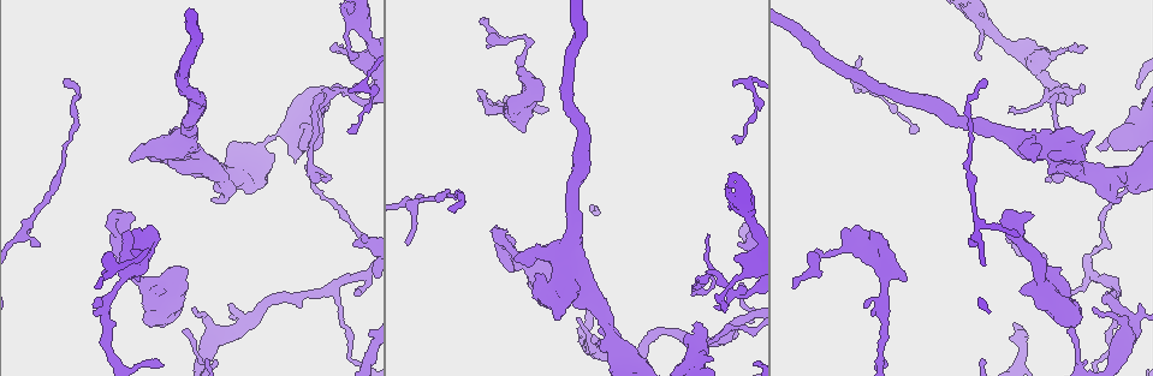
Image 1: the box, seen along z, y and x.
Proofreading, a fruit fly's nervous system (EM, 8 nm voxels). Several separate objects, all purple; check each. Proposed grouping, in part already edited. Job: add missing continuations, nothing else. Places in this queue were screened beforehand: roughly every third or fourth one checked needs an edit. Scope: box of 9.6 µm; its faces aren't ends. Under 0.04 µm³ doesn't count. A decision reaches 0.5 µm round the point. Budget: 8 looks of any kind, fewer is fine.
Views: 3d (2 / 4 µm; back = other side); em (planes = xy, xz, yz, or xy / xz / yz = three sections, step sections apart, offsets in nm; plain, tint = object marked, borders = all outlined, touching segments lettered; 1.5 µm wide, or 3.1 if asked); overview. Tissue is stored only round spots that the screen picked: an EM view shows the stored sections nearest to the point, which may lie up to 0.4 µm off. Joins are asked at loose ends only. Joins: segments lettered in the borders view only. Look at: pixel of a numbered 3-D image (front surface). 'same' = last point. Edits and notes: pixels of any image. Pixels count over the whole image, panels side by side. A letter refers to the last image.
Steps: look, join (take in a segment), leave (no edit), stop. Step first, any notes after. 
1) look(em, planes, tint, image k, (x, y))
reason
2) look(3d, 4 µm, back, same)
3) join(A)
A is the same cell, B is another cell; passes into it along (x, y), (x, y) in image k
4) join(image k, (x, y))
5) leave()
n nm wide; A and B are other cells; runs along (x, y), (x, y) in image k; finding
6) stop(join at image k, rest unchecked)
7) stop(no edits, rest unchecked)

look(3d, 4 µm, image 1, (1120, 199))
free end

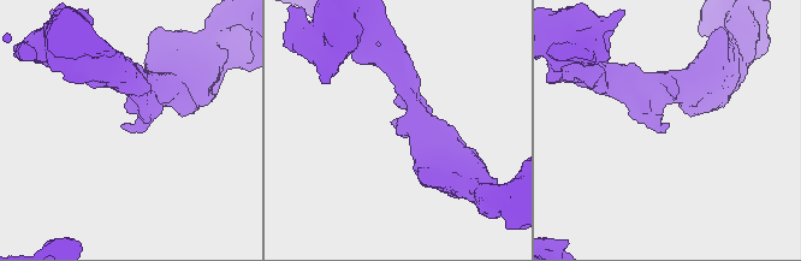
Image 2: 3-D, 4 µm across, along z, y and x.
look(em, planes, borders, image 2, (664, 125))
need the tissue

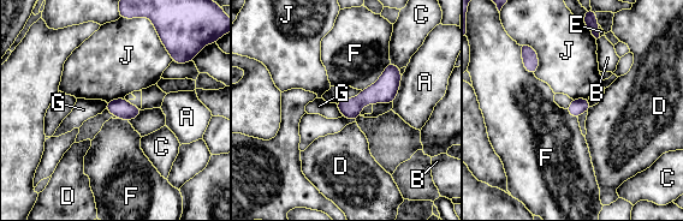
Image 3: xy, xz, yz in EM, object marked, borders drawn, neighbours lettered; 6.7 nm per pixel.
leave()
A, B, C, D, E, F, G and J are other cells; border along (523, 42), (536, 53), (535, 75) in image 3; none of them fits

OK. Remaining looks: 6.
look(em, planes, plain, image 1, (151, 325))
branch stops here

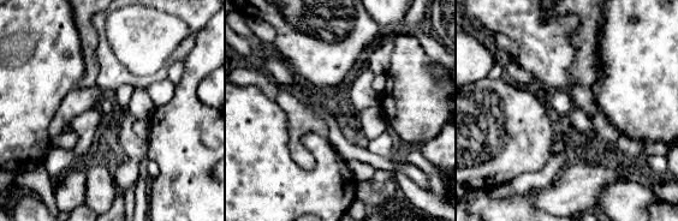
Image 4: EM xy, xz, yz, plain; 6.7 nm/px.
look(em, planes, borders, same)

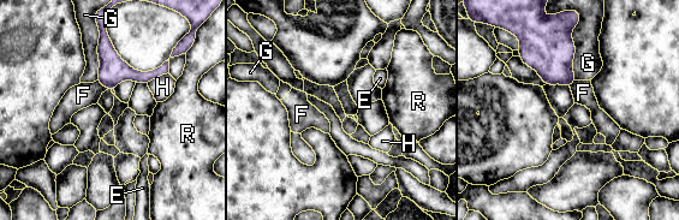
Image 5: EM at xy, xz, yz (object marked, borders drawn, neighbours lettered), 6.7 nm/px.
leave()
E, F, G, H and R are other cells; border along (96, 81), (107, 89) in image 5; no lettered segment goes on from it

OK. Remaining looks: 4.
look(3d, 2 µm, image 1, (793, 286))
long arm stops here

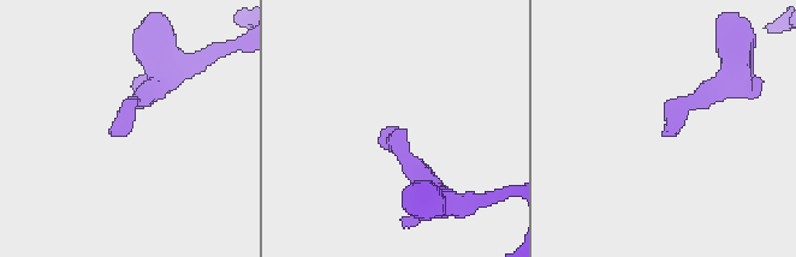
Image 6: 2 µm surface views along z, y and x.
look(em, 3.1 µm, xy, step 16, tint, image 6, (390, 126))
shape alone is not enough

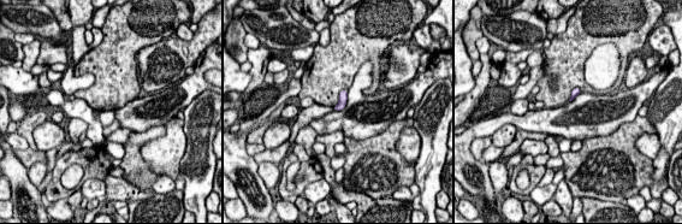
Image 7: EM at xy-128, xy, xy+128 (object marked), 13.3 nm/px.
look(em, 3.1 µm, planes, borders, same)
another direction

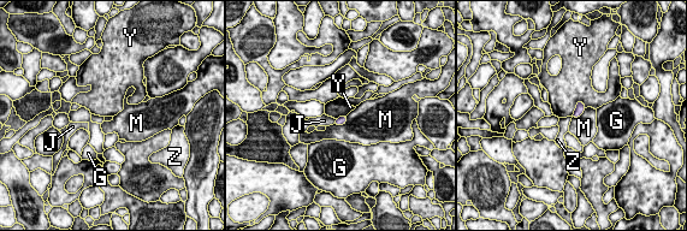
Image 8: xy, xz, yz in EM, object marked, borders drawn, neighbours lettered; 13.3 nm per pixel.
leave()
Y touches over 260 nm; G, J, M, Y and Z are other cells; border along (581, 100), (570, 116) in image 8; none of them fits

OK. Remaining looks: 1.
stop(no edits, rest unchecked)

